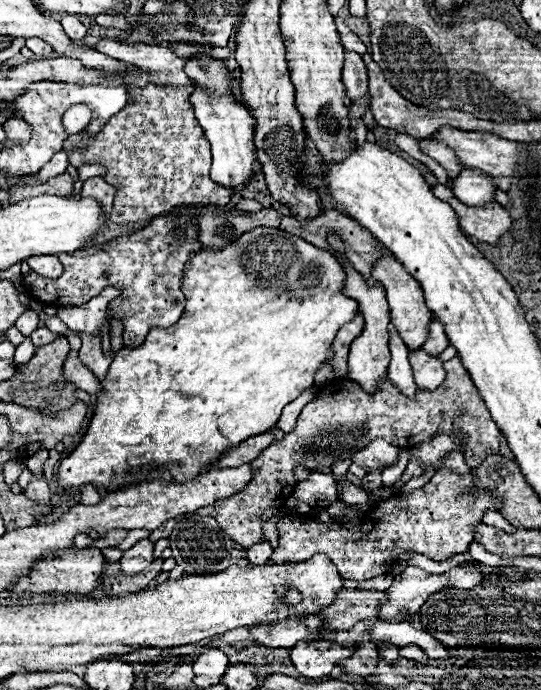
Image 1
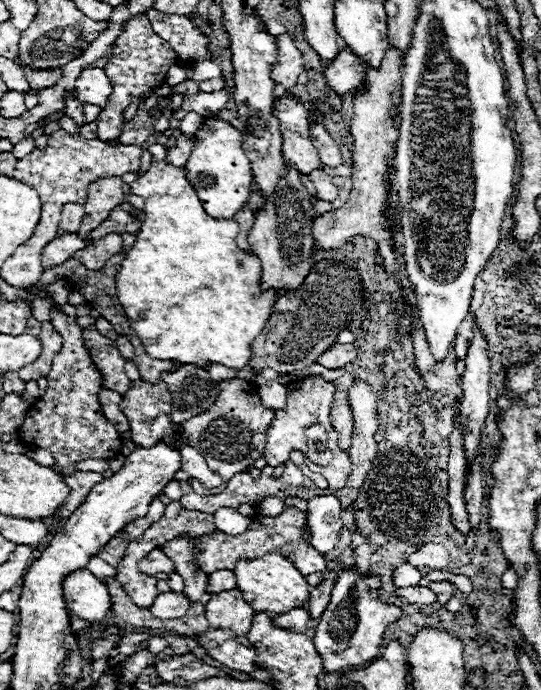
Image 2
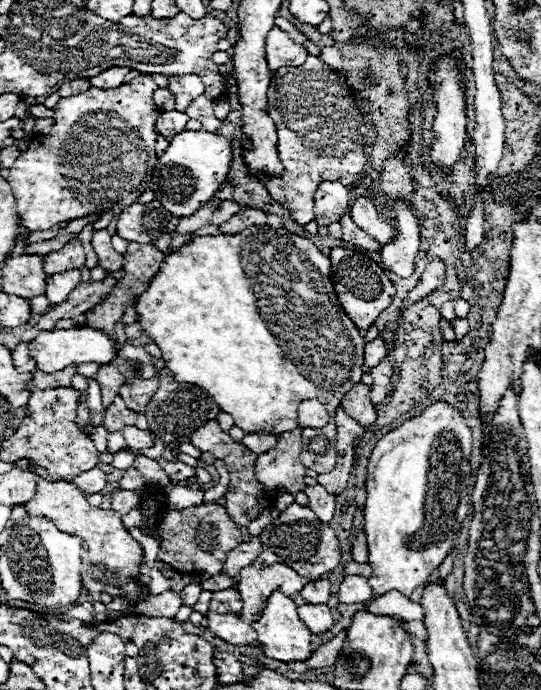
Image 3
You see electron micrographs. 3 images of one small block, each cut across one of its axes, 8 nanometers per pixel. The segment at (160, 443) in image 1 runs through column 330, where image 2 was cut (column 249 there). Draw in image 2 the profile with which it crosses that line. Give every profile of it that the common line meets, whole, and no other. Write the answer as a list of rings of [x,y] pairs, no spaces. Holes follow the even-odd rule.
[[[166,160],[152,164],[144,176],[132,182],[130,194],[144,198],[144,218],[136,232],[136,244],[126,250],[116,274],[116,292],[128,324],[140,338],[146,354],[150,358],[196,364],[200,368],[206,368],[208,362],[218,362],[240,370],[250,360],[250,340],[262,332],[278,298],[274,290],[262,292],[258,288],[262,268],[258,258],[238,250],[236,236],[240,226],[208,216],[186,178],[184,166],[172,166]]]

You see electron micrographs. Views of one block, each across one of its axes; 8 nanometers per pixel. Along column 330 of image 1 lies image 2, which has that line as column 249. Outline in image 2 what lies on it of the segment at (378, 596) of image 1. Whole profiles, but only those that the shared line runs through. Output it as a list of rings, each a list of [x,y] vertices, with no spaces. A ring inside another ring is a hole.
[[[238,588],[214,594],[206,604],[206,620],[210,622],[210,626],[230,628],[238,636],[248,634],[254,614],[256,612],[244,600],[244,594]]]

